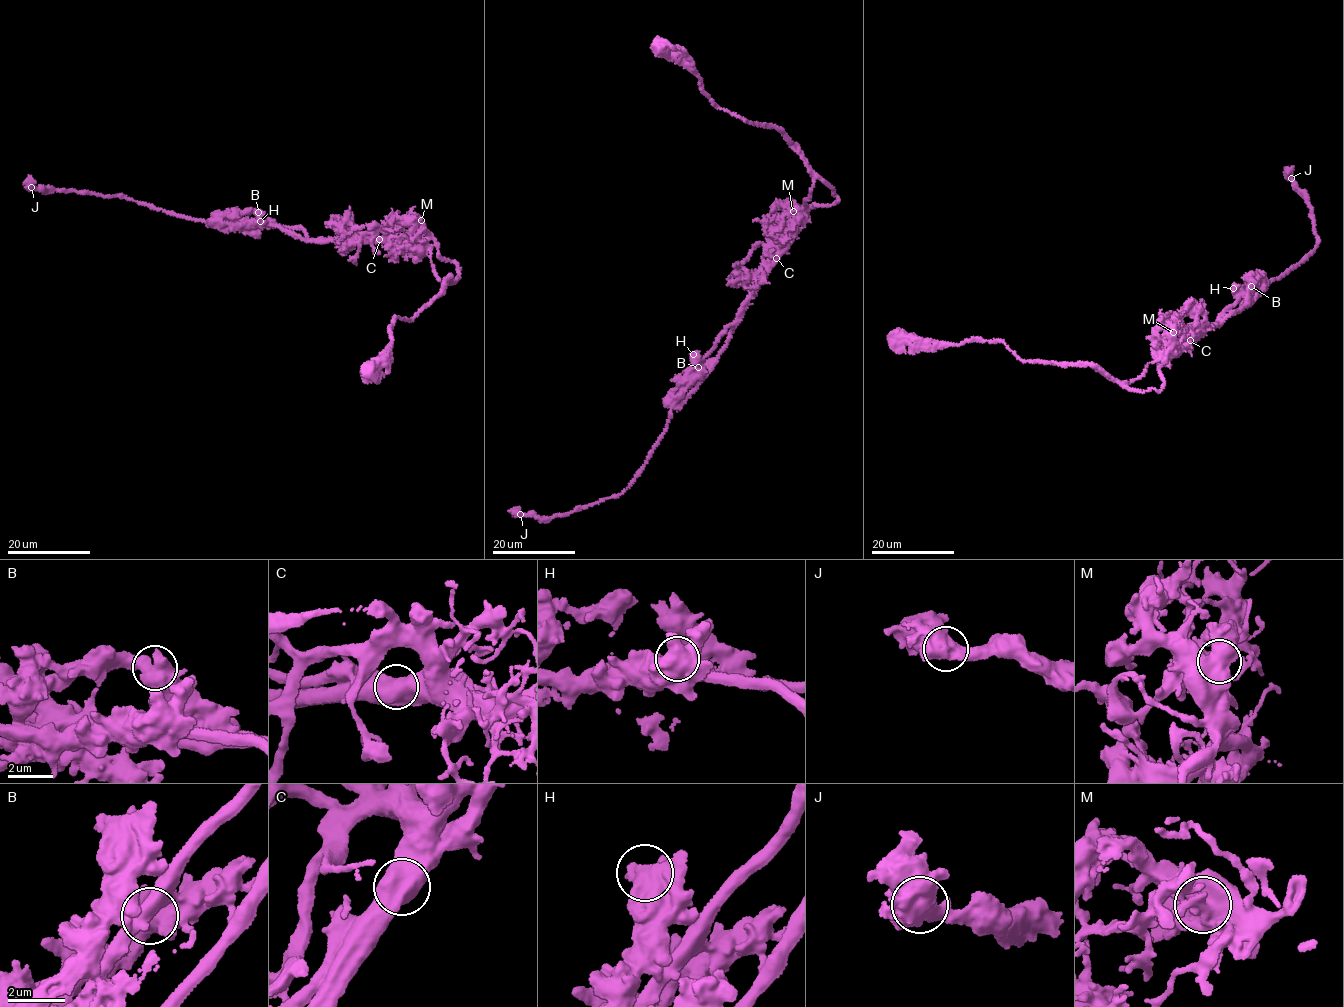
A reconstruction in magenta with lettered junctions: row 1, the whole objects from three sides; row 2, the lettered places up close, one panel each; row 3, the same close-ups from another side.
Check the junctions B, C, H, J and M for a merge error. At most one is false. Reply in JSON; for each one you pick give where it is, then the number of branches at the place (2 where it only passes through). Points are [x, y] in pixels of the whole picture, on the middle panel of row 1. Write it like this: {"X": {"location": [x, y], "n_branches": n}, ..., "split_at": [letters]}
{"C": {"location": [776, 258], "n_branches": 2}, "split_at": ["C"]}

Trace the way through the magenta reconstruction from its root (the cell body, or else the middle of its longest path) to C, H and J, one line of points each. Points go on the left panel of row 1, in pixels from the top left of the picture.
C: (370, 369), (390, 343), (396, 318), (418, 315), (449, 280), (436, 276), (422, 241), (379, 239)
H: (370, 369), (396, 318), (418, 315), (449, 280), (436, 276), (427, 246), (311, 240), (260, 221)
J: (370, 369), (396, 318), (418, 315), (449, 280), (422, 241), (311, 240), (31, 187)

